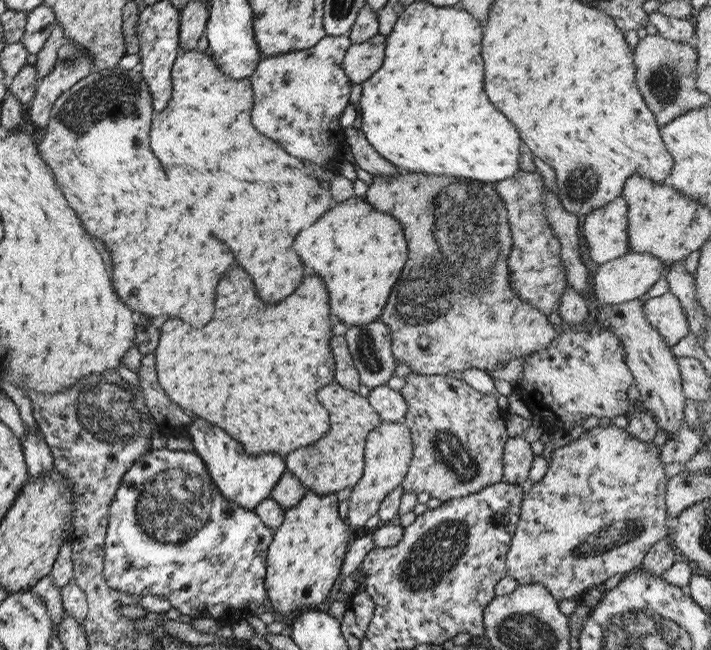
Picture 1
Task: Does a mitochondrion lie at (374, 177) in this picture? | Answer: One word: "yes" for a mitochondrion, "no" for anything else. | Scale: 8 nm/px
no

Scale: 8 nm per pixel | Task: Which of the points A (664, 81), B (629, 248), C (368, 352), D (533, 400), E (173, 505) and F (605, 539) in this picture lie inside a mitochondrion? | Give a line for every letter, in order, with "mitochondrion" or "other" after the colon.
A: mitochondrion
B: other
C: mitochondrion
D: other
E: mitochondrion
F: mitochondrion

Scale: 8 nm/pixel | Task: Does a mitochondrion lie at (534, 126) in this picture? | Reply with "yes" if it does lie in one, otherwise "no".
no

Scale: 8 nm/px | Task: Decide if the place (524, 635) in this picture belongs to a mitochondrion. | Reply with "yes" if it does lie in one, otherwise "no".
yes

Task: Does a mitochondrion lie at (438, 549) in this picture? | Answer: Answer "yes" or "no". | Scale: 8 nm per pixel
yes

